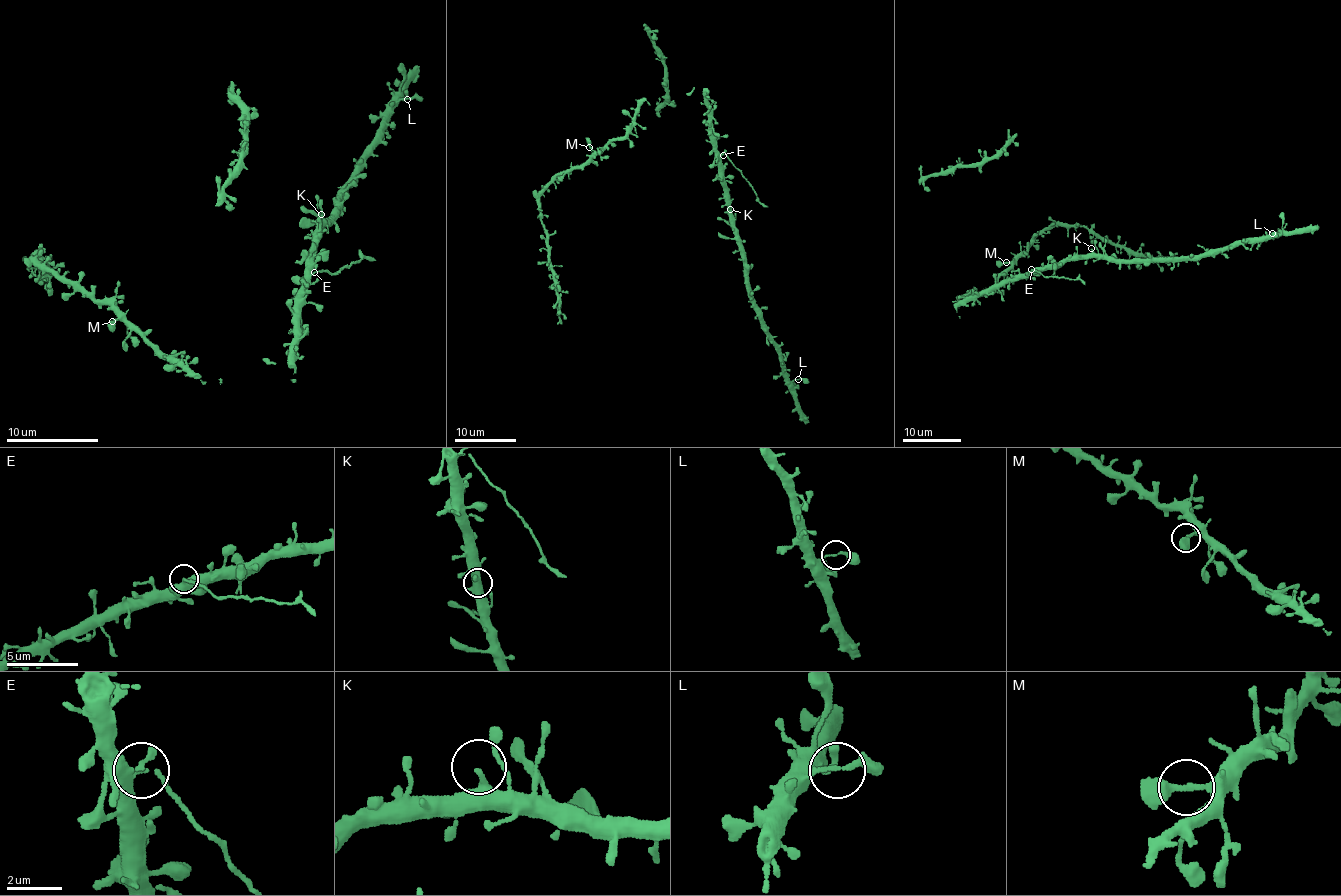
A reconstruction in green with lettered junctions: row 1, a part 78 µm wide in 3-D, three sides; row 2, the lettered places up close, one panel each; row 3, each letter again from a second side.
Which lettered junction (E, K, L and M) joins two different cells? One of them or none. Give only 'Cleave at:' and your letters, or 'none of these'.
Cleave at: E

